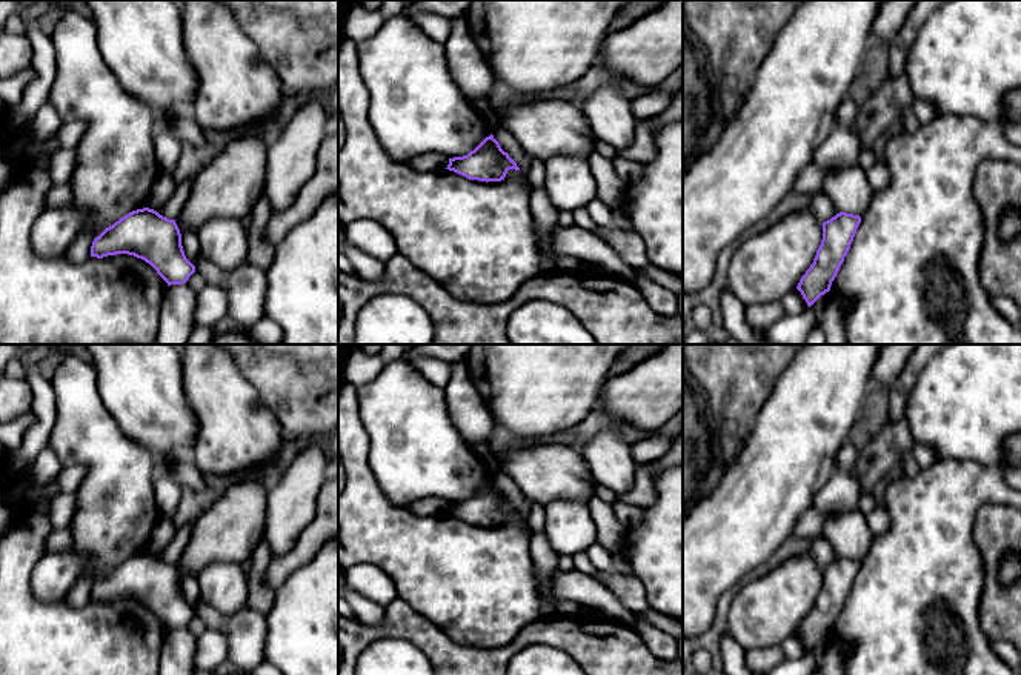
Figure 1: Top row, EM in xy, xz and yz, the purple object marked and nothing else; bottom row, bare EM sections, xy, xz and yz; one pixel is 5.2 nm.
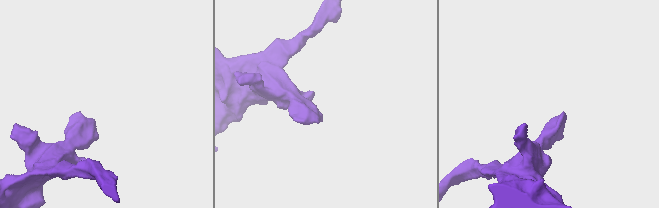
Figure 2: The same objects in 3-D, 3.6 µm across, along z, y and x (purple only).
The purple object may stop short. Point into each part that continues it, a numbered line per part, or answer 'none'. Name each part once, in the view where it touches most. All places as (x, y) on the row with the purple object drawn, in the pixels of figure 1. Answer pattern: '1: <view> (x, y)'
none

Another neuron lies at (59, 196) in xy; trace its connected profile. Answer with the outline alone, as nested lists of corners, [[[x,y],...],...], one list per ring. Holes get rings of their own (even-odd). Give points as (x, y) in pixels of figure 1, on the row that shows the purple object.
[[[52,185],[46,194],[48,208],[63,208],[72,201],[72,191],[68,185]]]

